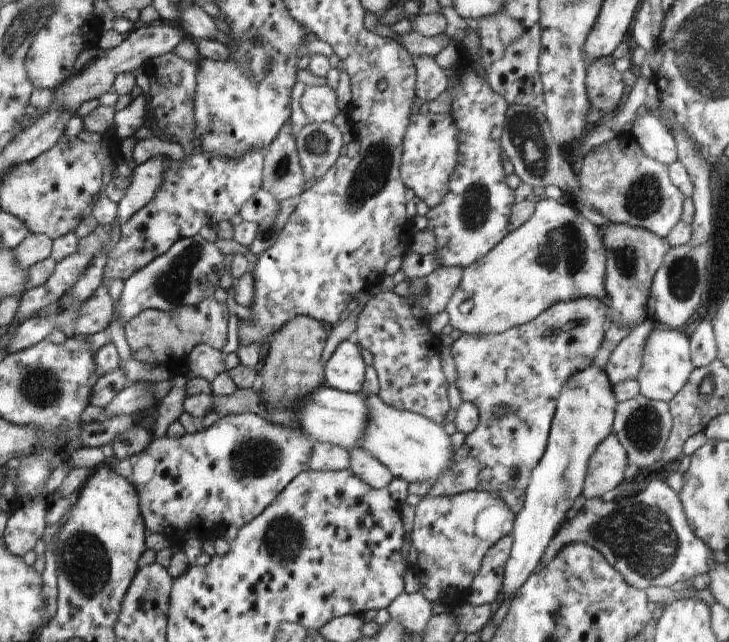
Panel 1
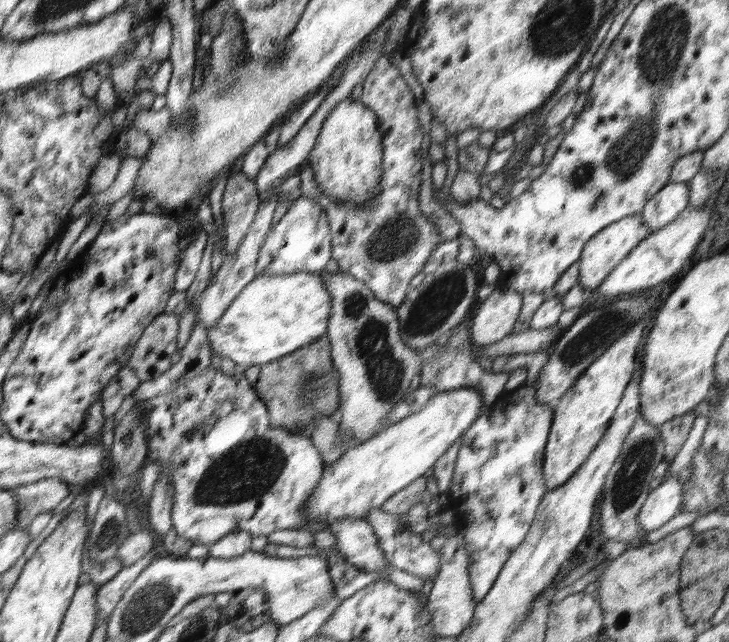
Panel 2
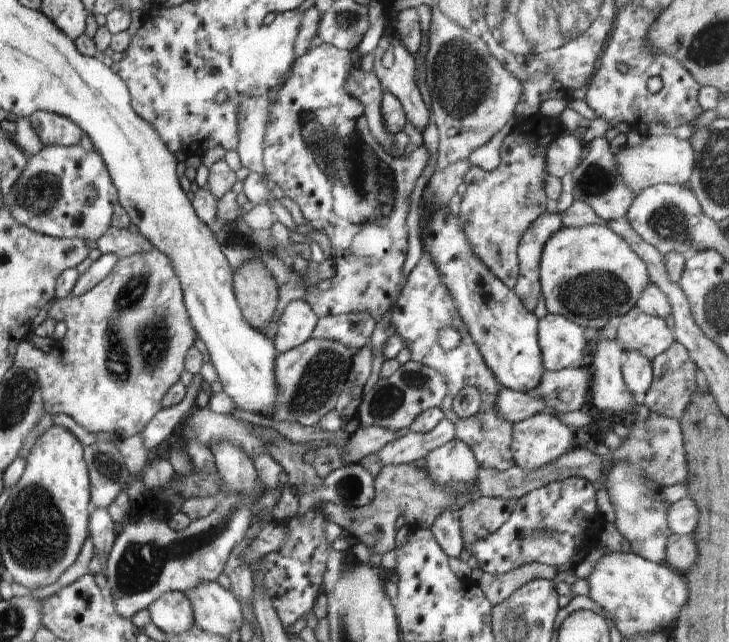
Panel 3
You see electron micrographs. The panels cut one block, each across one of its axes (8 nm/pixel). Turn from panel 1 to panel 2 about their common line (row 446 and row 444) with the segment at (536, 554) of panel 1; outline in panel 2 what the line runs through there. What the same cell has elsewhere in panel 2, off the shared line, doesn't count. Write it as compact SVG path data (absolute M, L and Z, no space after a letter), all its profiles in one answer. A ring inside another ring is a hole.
M640 319L619 336L568 388L554 408L554 416L545 446L543 477L548 491L564 484L580 468L604 436L633 375L636 350L644 336L646 319Z

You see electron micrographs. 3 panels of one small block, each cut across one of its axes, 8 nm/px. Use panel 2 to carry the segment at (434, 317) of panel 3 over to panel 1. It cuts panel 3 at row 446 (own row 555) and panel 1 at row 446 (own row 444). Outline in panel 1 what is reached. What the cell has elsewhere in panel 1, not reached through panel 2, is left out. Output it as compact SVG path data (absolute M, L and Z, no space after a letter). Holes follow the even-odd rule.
M577 298L549 306L530 322L501 333L462 335L453 342L451 353L457 368L456 386L464 401L477 406L480 413L478 426L466 435L464 443L451 458L452 464L442 472L429 490L430 497L454 496L466 491L498 493L508 508L517 515L522 510L525 492L532 470L544 454L558 395L567 380L587 369L598 353L610 326L608 308L597 298ZM504 405L507 413L497 417L493 410Z

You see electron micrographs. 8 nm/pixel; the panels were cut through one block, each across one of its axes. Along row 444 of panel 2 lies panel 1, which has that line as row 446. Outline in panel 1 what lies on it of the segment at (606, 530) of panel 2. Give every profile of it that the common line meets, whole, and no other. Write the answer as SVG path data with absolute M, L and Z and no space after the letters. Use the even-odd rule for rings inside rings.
M638 393L634 398L617 403L612 430L627 452L629 464L638 466L641 471L660 460L672 425L673 418L666 401L652 400Z

